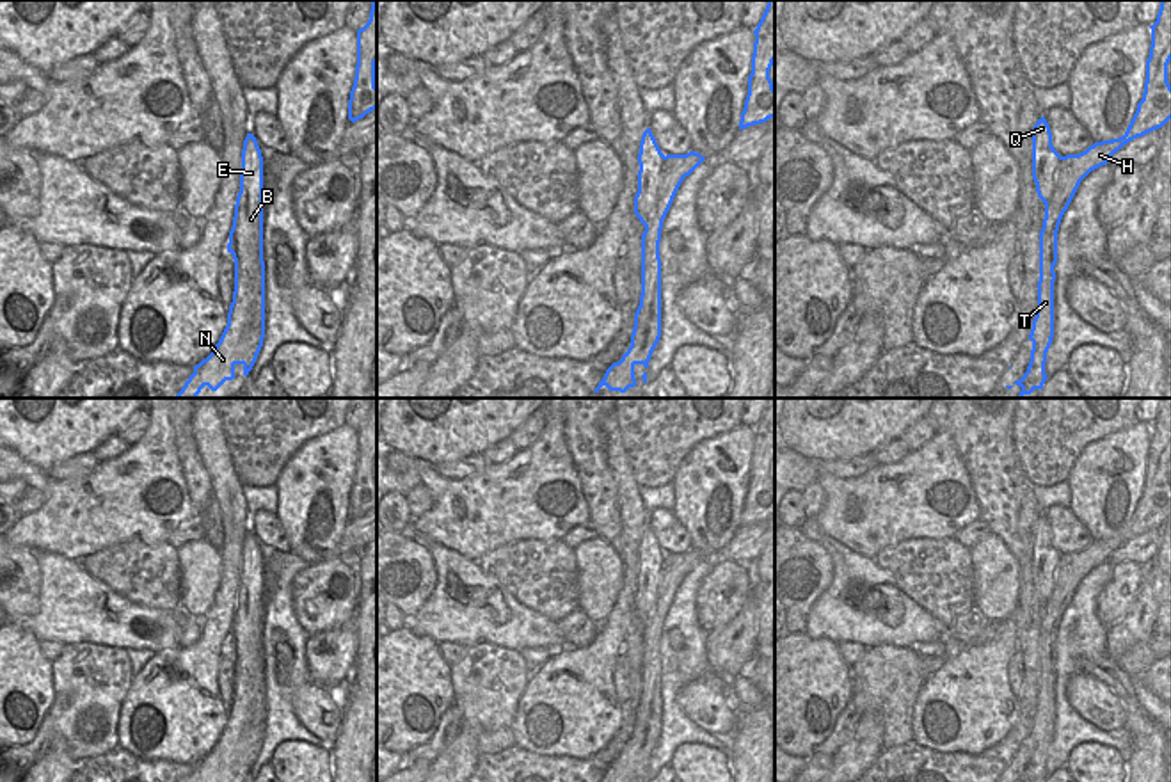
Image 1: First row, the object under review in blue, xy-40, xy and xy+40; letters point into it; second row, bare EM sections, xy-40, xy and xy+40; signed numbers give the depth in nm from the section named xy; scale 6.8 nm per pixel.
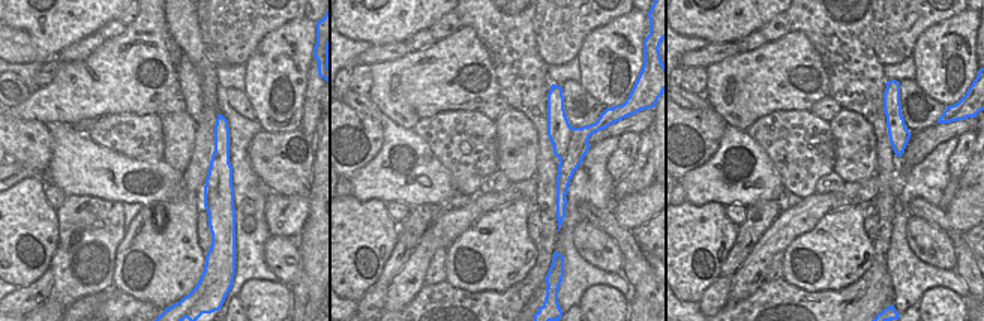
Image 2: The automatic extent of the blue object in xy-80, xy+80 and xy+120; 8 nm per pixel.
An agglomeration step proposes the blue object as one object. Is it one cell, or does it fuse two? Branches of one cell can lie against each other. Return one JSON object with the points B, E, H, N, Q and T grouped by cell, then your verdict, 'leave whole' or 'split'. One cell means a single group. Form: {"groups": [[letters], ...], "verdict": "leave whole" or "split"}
{"groups": [["B", "E", "N", "Q"], ["H", "T"]], "verdict": "split"}

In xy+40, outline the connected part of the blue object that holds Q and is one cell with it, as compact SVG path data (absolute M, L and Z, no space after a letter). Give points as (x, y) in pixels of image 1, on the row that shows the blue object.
M1043 116L1032 128L1032 180L1038 197L1045 204L1052 199L1057 185L1061 158L1063 156L1052 146L1052 132Z

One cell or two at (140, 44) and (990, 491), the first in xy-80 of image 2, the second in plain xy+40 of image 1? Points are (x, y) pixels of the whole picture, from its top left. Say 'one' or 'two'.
two

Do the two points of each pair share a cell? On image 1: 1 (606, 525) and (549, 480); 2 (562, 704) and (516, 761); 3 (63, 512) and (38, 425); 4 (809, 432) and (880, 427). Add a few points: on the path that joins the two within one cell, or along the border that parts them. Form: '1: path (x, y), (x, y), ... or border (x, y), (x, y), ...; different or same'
1: border (576, 470), (589, 519); different
2: border (514, 743), (537, 754), (565, 756); different
3: border (27, 461), (45, 473); different
4: path (827, 427), (862, 427); same

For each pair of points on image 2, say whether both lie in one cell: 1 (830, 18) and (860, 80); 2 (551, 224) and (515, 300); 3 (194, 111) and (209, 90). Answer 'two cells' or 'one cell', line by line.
1: one cell
2: one cell
3: two cells

